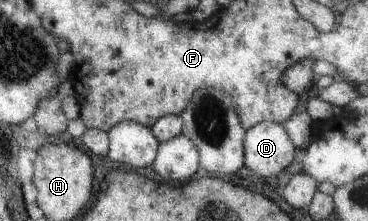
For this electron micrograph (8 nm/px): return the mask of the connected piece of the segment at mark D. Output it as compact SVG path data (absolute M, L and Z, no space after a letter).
M261 121L250 126L244 132L242 145L244 148L244 166L252 170L254 175L275 178L279 171L294 166L293 152L295 148L281 123Z

